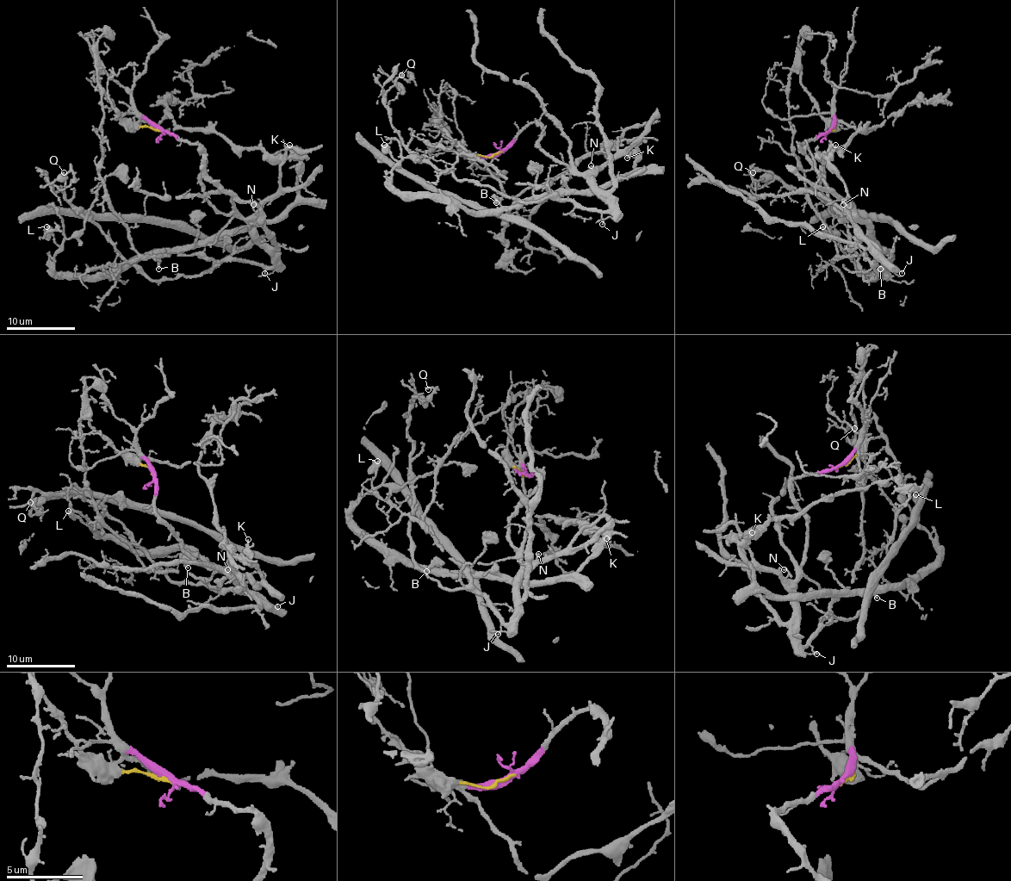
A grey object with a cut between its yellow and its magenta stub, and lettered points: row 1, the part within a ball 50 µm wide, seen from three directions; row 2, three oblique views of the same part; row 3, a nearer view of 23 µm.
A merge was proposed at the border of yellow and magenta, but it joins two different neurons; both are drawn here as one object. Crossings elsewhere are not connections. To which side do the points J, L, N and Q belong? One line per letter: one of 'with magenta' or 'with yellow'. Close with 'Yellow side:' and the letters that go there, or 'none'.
J: with magenta
L: with yellow
N: with magenta
Q: with magenta
Yellow side: L

